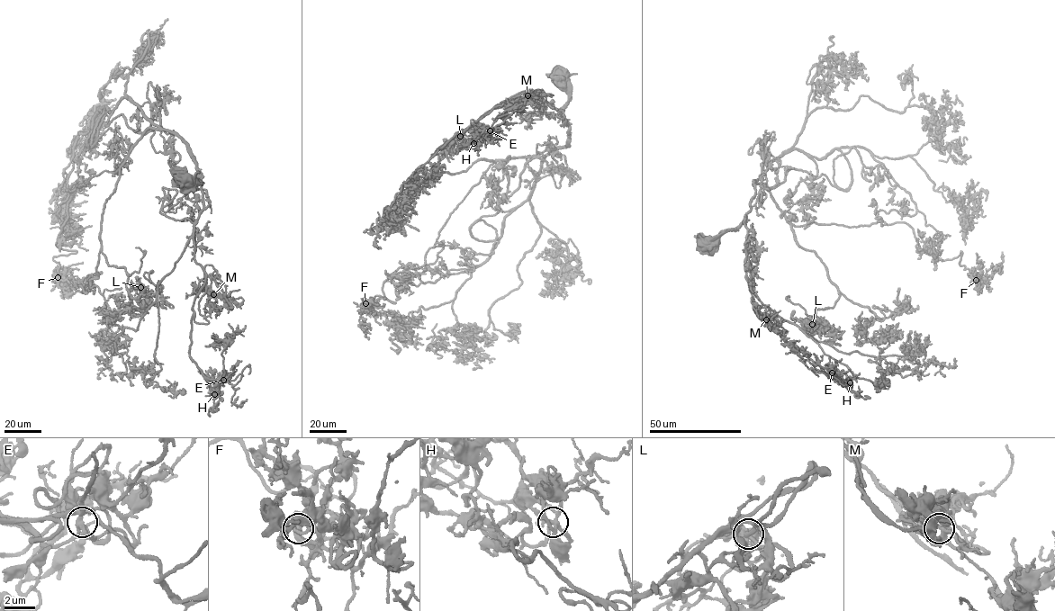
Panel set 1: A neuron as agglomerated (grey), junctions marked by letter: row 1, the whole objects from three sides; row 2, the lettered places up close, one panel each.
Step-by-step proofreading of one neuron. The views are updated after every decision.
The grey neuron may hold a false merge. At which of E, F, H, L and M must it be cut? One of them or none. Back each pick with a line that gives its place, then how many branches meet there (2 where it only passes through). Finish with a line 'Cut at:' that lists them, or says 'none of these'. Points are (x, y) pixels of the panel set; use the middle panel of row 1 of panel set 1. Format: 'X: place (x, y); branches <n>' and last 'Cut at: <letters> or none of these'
Cut at: none of these

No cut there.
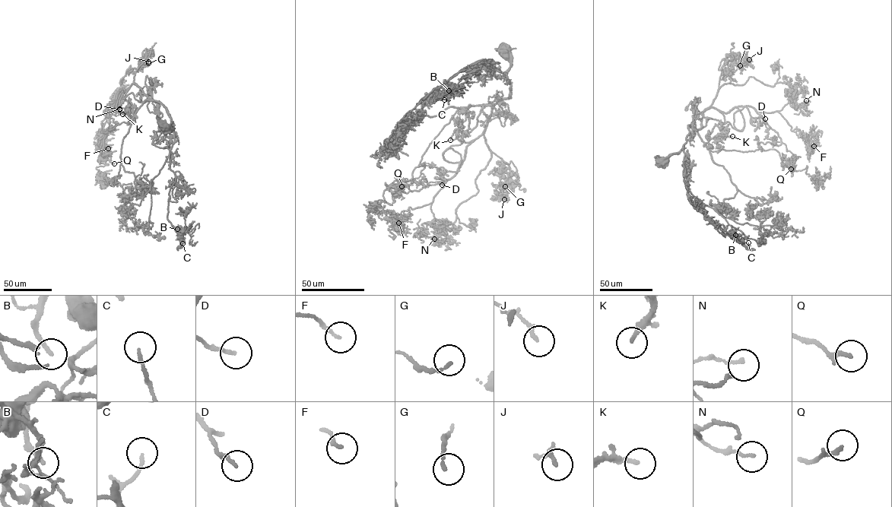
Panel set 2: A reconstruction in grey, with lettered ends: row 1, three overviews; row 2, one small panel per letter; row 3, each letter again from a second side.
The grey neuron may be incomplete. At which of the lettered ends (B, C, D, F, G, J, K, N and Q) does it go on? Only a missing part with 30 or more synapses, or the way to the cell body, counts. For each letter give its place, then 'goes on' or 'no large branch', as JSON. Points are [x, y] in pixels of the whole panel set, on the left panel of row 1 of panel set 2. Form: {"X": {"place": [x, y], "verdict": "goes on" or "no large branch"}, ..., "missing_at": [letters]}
{"B": {"place": [177, 229], "verdict": "goes on"}, "C": {"place": [182, 243], "verdict": "goes on"}, "D": {"place": [119, 109], "verdict": "goes on"}, "F": {"place": [108, 148], "verdict": "no large branch"}, "G": {"place": [148, 63], "verdict": "no large branch"}, "J": {"place": [148, 61], "verdict": "no large branch"}, "K": {"place": [122, 114], "verdict": "goes on"}, "N": {"place": [119, 109], "verdict": "no large branch"}, "Q": {"place": [114, 163], "verdict": "no large branch"}, "missing_at": ["B", "C", "D", "K"]}

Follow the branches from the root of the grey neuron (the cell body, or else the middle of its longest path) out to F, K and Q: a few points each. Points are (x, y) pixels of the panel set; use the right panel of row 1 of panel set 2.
F: (661, 163), (686, 143), (696, 115), (712, 107), (777, 111), (807, 147), (814, 146)
K: (661, 163), (678, 152), (686, 143), (687, 126), (697, 131), (705, 144), (709, 137), (732, 136)
Q: (661, 163), (678, 152), (686, 143), (688, 126), (697, 131), (712, 151), (775, 149), (783, 165), (791, 169)

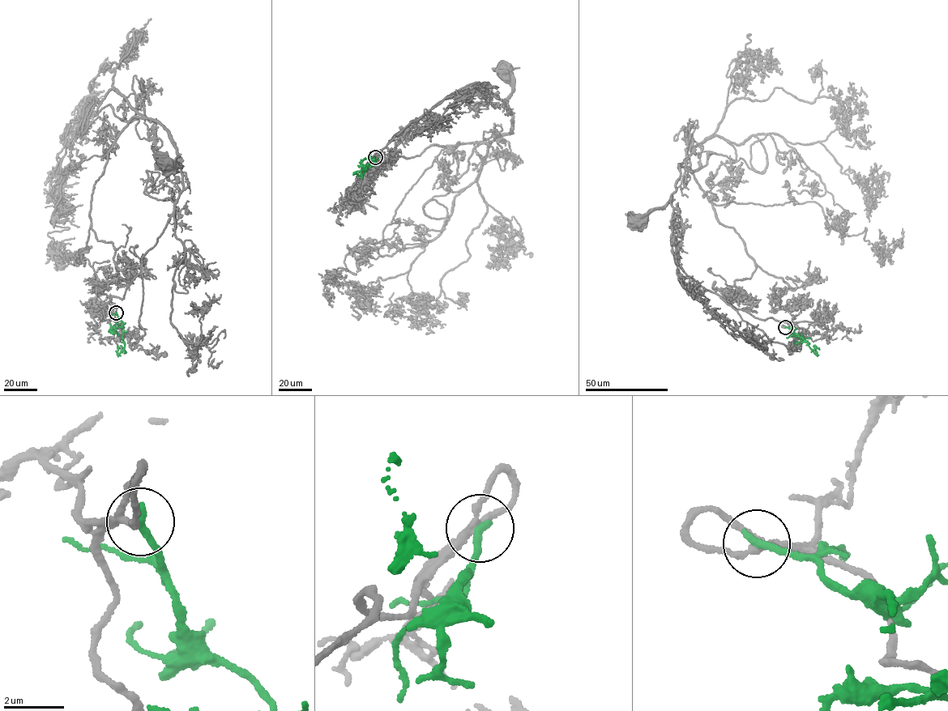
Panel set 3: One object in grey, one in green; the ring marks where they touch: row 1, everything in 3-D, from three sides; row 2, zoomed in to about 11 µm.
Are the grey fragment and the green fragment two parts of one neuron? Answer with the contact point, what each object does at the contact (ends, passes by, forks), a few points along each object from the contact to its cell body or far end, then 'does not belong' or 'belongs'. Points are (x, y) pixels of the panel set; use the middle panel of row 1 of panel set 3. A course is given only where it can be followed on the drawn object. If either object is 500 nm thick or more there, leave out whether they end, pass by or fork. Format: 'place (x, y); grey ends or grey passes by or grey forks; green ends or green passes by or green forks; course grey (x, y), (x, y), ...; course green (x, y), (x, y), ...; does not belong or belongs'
place (375, 157); grey forks; green ends; course grey (375, 157), (411, 121), (463, 91), (484, 90), (512, 112), (507, 100), (512, 86), (501, 70); course green (375, 157), (376, 162), (366, 170), (354, 172), (356, 176); does not belong

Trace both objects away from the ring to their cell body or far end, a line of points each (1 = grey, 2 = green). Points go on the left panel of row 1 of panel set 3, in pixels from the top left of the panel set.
1: (116, 312), (105, 305), (113, 296), (124, 298), (183, 189), (181, 161), (175, 165), (179, 165), (164, 165)
2: (116, 312), (123, 323), (124, 330), (122, 338), (124, 346), (118, 354), (117, 346)

